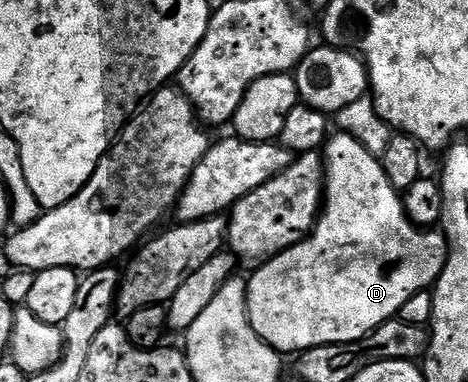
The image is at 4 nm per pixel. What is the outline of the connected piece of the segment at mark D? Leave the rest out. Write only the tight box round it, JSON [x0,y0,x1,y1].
[246,132,446,356]

